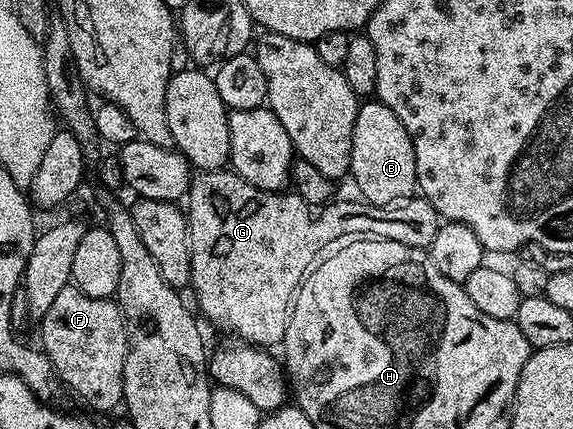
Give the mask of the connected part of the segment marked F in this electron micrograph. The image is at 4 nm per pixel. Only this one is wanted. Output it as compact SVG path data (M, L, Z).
M74 284L58 292L46 316L39 319L39 345L53 364L56 375L84 402L96 410L112 410L124 401L124 361L128 351L128 333L124 317L112 298L86 296Z

